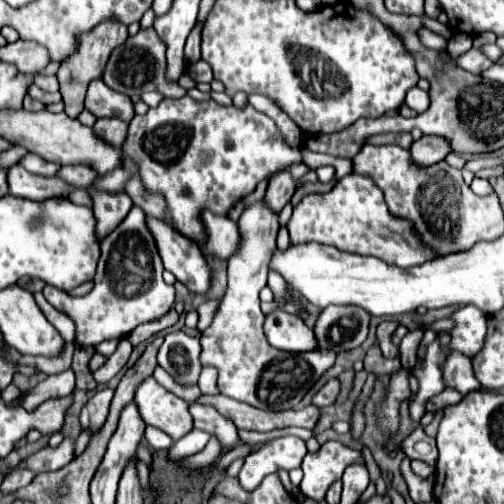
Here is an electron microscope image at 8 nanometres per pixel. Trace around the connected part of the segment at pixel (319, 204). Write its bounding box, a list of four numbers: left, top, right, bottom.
[287,173,435,269]

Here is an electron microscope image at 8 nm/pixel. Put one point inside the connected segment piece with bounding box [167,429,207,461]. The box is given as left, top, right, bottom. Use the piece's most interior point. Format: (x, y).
(194, 441)

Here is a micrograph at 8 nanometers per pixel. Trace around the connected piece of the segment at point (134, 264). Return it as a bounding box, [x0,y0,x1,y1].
[45,207,175,345]

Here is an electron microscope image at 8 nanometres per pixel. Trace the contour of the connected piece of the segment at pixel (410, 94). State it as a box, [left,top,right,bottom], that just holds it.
[405,87,429,113]

